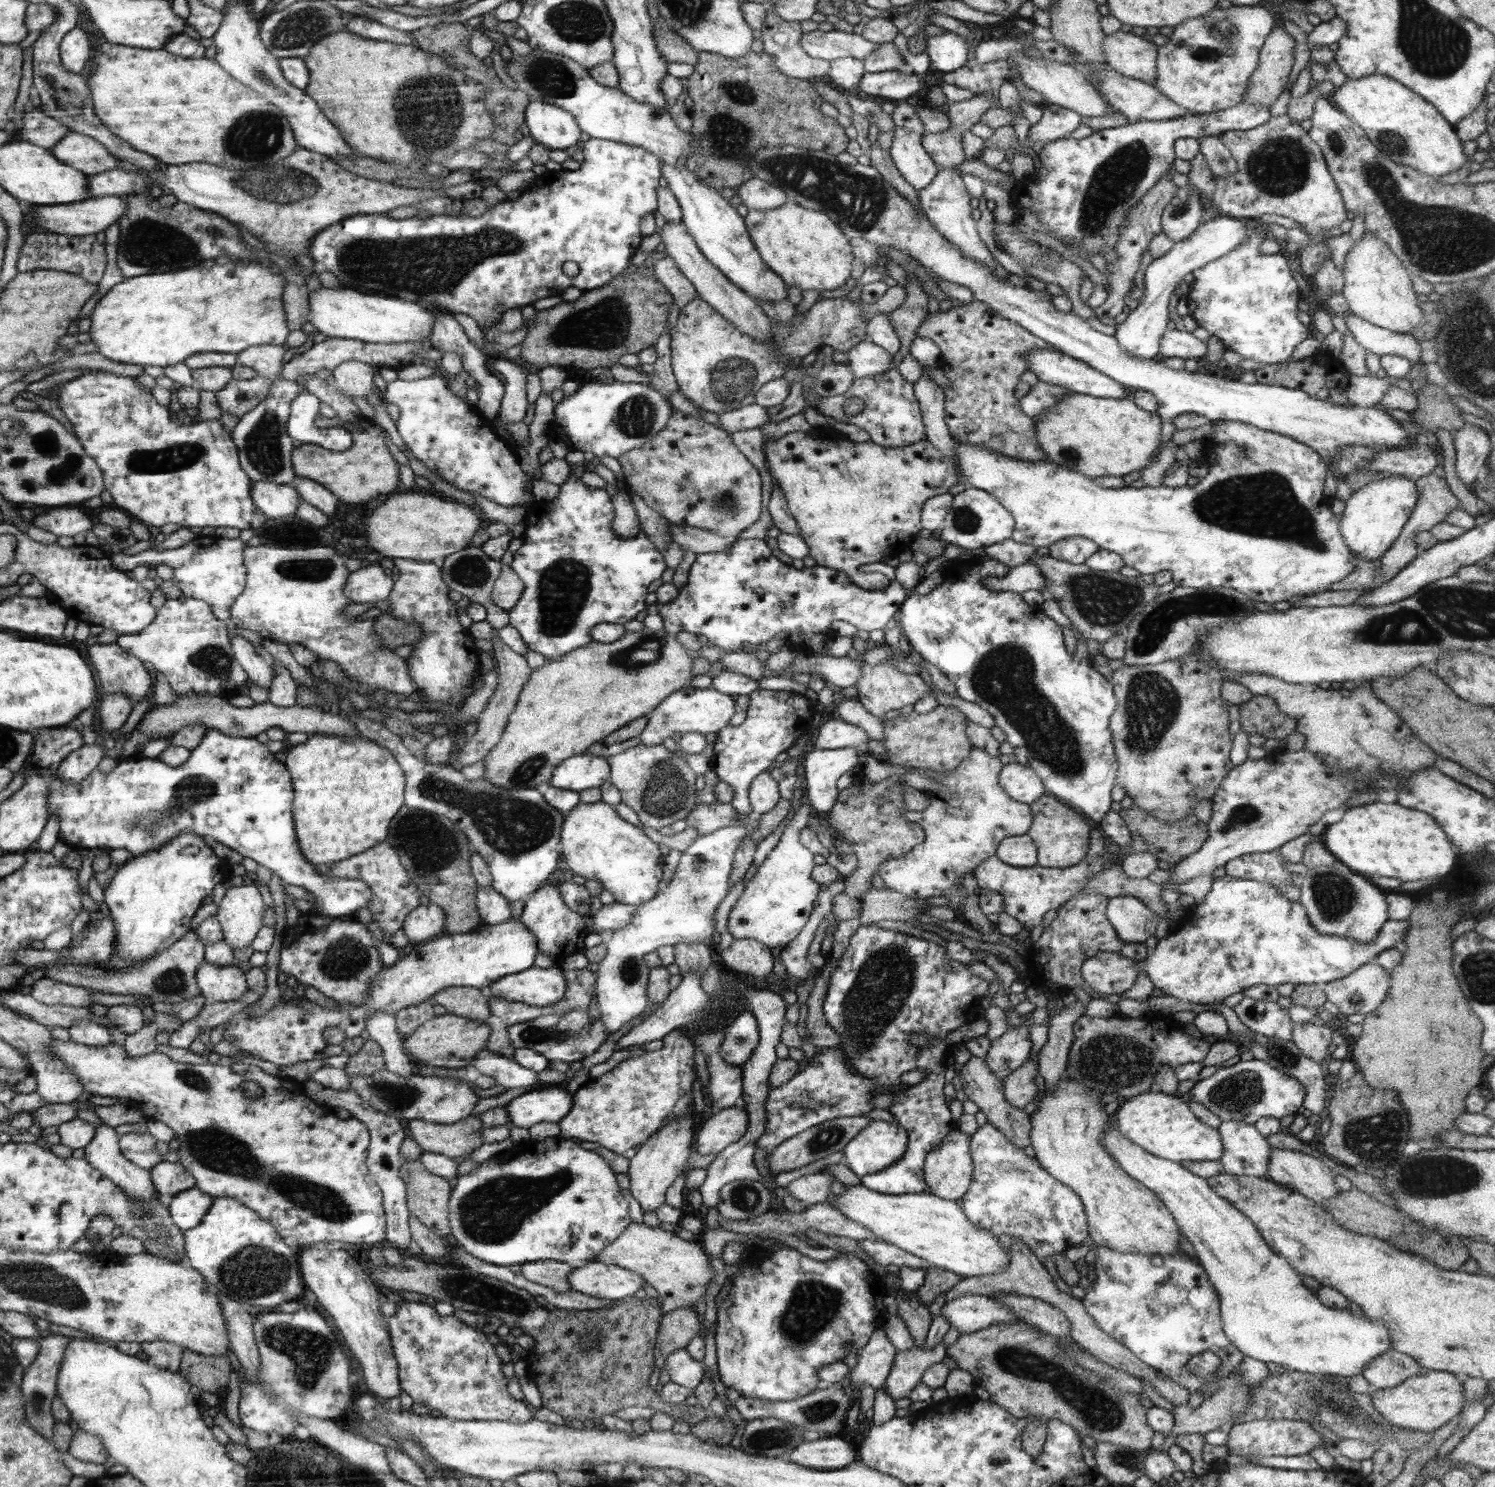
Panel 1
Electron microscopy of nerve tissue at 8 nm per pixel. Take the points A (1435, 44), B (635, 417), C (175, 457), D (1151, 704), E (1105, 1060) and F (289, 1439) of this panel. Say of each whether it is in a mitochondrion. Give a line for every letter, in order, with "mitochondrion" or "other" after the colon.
A: mitochondrion
B: mitochondrion
C: mitochondrion
D: mitochondrion
E: mitochondrion
F: other

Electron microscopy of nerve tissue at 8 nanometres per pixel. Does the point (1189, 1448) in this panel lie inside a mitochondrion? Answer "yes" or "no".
no

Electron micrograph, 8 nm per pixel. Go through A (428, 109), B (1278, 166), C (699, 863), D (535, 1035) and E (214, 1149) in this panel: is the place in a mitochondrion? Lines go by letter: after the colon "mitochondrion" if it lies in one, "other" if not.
A: mitochondrion
B: mitochondrion
C: mitochondrion
D: mitochondrion
E: mitochondrion

